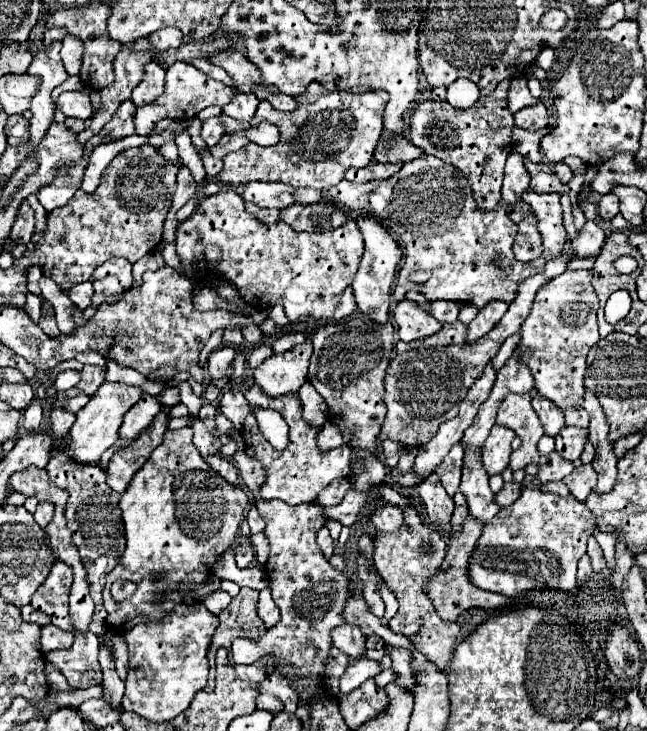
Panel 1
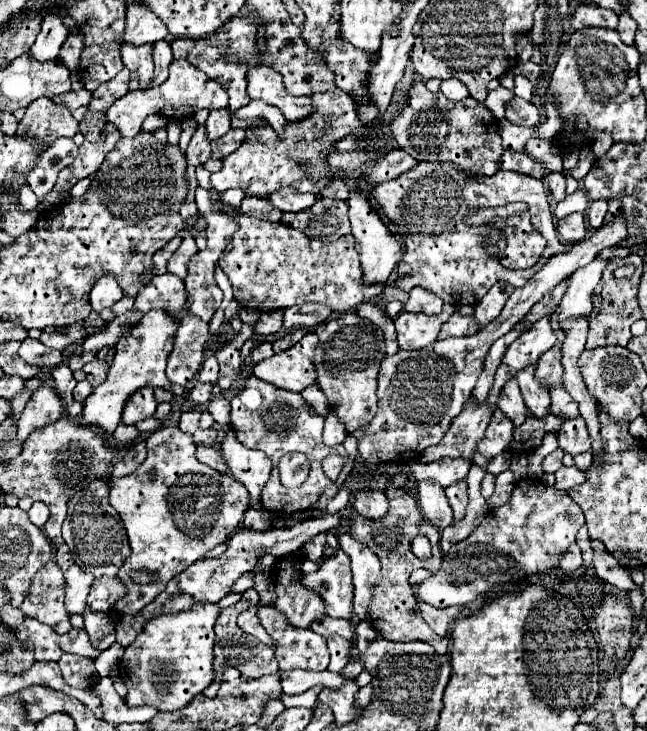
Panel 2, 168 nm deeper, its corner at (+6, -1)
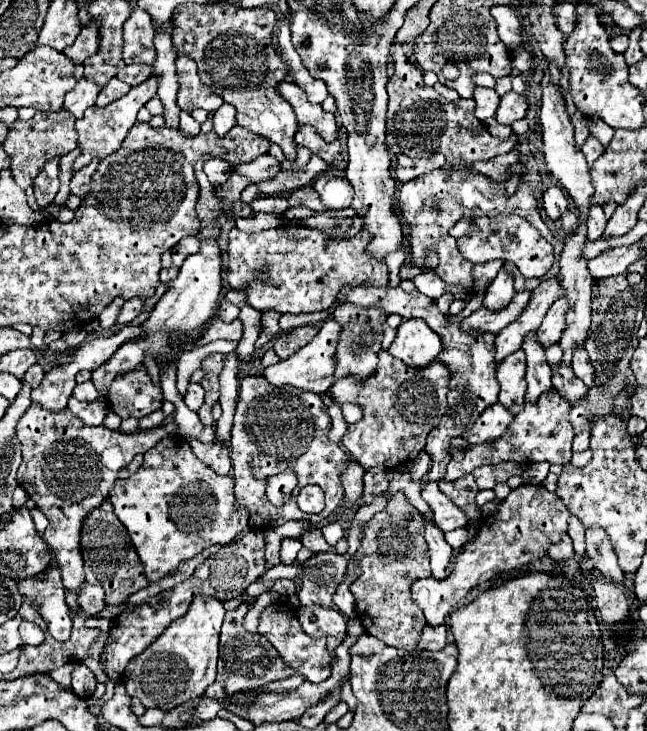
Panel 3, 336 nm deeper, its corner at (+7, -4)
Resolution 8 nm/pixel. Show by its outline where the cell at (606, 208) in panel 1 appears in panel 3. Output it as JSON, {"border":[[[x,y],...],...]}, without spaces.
{"border":[[[591,205],[589,215],[587,215],[587,239],[589,241],[599,239],[605,229],[605,223],[607,223],[607,219],[603,215],[603,209],[599,205]]]}

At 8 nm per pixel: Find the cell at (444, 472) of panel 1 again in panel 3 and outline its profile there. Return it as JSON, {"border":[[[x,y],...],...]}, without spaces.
{"border":[[[549,389],[539,397],[537,403],[525,401],[525,409],[511,421],[507,433],[503,439],[489,443],[489,445],[471,445],[467,449],[453,449],[451,447],[451,461],[447,465],[447,471],[443,475],[443,481],[457,481],[459,477],[469,475],[473,469],[485,465],[485,463],[499,463],[499,461],[515,461],[515,463],[537,463],[537,461],[549,461],[549,463],[569,463],[571,461],[571,441],[573,441],[573,427],[569,423],[569,411],[571,405],[555,393],[555,389]]]}

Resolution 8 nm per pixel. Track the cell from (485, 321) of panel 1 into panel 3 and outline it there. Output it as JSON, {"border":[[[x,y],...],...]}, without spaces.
{"border":[[[499,271],[499,275],[495,277],[495,281],[489,285],[483,305],[491,311],[499,311],[503,307],[509,305],[509,301],[513,299],[515,291],[513,291],[513,277],[505,271]]]}

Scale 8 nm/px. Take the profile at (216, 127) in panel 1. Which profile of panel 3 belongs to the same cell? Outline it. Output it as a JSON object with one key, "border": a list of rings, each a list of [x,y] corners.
{"border":[[[223,105],[219,107],[219,111],[213,115],[213,131],[223,137],[231,127],[235,127],[237,121],[235,121],[235,107],[233,105]]]}

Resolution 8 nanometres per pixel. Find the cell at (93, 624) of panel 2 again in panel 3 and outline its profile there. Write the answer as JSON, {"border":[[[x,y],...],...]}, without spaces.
{"border":[[[85,585],[83,591],[79,593],[79,605],[81,609],[87,613],[87,615],[99,615],[105,607],[105,601],[103,601],[103,589],[99,585]]]}

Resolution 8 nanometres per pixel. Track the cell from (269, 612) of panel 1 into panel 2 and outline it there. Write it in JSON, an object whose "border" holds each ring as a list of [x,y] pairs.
{"border":[[[260,606],[258,608],[258,618],[264,626],[264,630],[270,634],[270,638],[276,644],[276,660],[280,664],[280,670],[326,670],[330,656],[328,656],[328,648],[326,648],[326,638],[320,634],[314,634],[312,630],[298,630],[294,626],[290,626],[284,618],[284,614],[276,608],[276,606]]]}

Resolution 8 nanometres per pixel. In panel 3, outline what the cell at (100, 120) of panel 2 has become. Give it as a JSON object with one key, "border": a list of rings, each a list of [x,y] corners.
{"border":[[[153,73],[153,75],[151,75],[147,81],[143,81],[141,85],[131,87],[131,91],[129,91],[127,95],[123,95],[119,101],[113,101],[113,103],[107,105],[107,107],[89,107],[89,109],[85,111],[85,115],[83,115],[81,119],[77,119],[75,129],[77,129],[77,133],[79,133],[81,155],[79,155],[79,159],[73,163],[73,171],[77,171],[77,169],[81,169],[83,165],[87,165],[93,157],[103,159],[103,157],[115,153],[115,151],[121,147],[121,143],[123,143],[127,131],[131,129],[131,125],[135,125],[137,111],[139,111],[151,97],[155,97],[157,85],[159,85],[159,75]]]}

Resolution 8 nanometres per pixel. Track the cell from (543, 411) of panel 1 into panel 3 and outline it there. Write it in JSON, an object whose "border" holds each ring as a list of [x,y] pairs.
{"border":[[[535,331],[529,333],[523,341],[523,351],[527,355],[527,401],[539,401],[541,393],[551,389],[551,369],[545,361],[545,349],[535,341]]]}

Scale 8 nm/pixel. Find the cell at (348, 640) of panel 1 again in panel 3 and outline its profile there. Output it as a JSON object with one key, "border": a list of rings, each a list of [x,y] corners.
{"border":[[[299,607],[297,619],[311,637],[327,637],[333,635],[337,639],[347,637],[347,621],[337,609],[323,609],[323,607]]]}

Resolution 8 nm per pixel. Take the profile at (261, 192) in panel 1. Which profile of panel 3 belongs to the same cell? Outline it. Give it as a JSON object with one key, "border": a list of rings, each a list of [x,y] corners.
{"border":[[[301,187],[297,191],[293,191],[291,195],[287,195],[287,201],[291,207],[309,207],[315,211],[325,211],[325,205],[321,203],[319,195],[311,189],[311,187]]]}

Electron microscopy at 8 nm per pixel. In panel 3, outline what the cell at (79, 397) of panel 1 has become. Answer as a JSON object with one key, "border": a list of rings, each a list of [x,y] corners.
{"border":[[[85,381],[85,383],[79,383],[73,391],[73,395],[81,401],[95,401],[97,399],[97,389],[91,381]]]}

